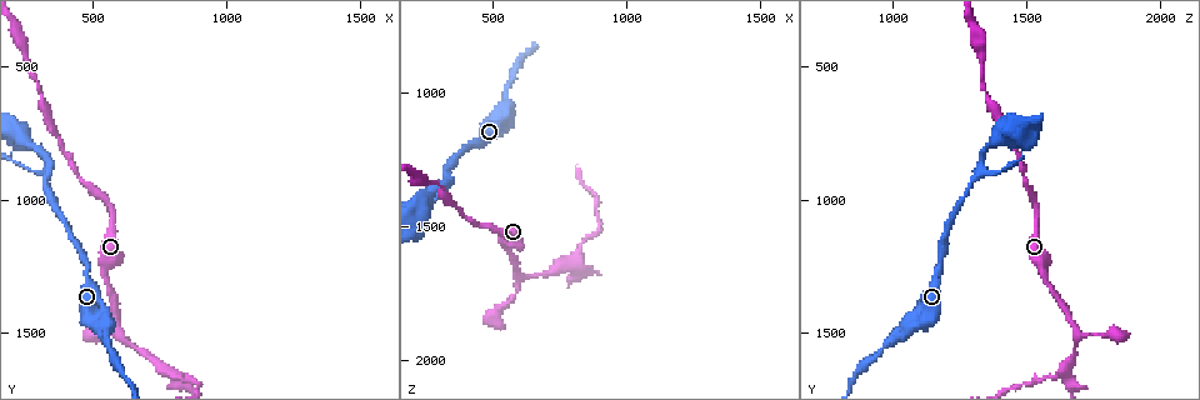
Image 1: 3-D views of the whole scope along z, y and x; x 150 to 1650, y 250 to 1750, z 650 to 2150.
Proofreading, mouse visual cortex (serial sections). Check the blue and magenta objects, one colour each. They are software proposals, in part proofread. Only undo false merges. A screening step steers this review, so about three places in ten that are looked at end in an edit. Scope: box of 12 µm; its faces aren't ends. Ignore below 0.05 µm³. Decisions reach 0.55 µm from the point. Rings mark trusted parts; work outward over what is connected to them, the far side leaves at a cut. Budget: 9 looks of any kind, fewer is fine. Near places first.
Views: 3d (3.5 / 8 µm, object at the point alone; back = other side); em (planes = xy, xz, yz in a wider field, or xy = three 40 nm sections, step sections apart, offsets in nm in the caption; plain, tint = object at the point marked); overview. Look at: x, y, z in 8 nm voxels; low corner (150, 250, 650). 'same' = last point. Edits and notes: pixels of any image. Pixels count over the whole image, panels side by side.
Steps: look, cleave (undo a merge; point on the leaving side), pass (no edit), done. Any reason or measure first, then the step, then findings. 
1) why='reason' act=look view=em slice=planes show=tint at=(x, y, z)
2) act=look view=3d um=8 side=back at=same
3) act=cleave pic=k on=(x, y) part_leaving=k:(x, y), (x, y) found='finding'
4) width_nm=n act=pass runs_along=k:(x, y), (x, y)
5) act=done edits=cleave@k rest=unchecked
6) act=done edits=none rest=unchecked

why='side arm on a straight run' act=look view=3d um=3.5 at=(340, 900, 1320)

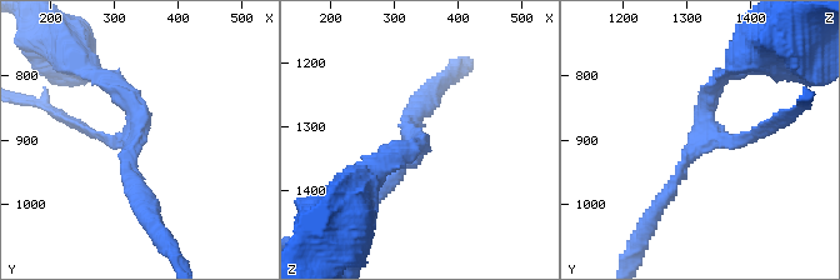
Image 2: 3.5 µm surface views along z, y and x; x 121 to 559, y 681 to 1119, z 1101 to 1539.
arm_widths_nm=150,200,200 act=pass runs_along=2:(653, 213), (708, 129), (720, 75) found='one cell here'

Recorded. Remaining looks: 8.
act=look view=3d um=3.5 at=(600, 1500, 1690)

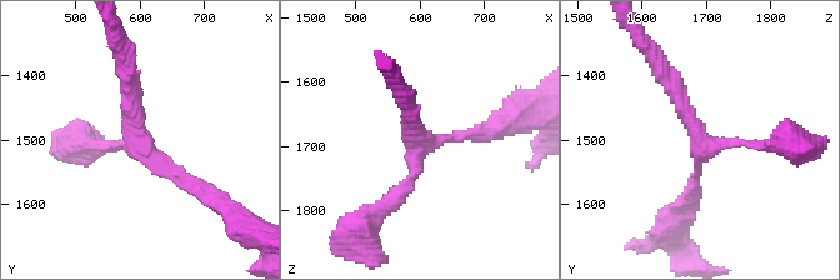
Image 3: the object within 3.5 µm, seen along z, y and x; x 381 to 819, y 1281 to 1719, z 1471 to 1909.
arms=3 arm_widths_nm=150,150,200 why='now the EM' act=look view=em slice=planes show=tint at=(595, 1505, 1690)

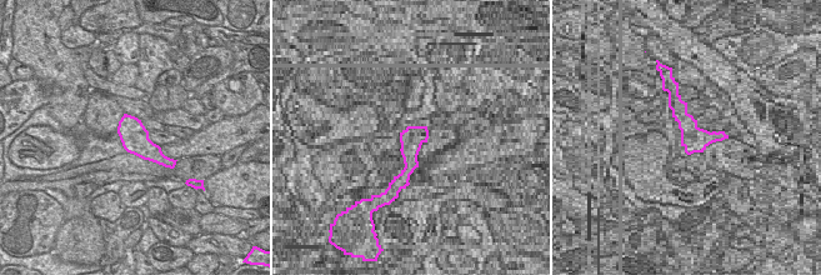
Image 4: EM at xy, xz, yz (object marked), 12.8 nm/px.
act=pass runs_along=3:(126, 68), (134, 140), (203, 194) found='all the same cell'

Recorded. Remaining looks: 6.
why='three arms meet' act=look view=3d um=3.5 side=back at=(790, 1640, 1630)

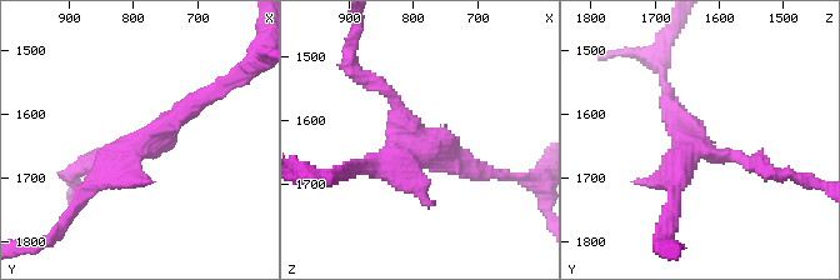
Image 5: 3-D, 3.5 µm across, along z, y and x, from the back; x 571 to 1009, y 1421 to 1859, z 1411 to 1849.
why='need the tissue' act=look view=em slice=xy step=2 show=plain at=(780, 1655, 1640)

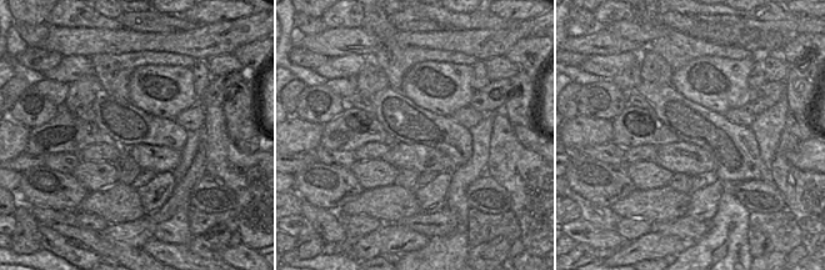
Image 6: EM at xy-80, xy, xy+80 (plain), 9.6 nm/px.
act=look view=em slice=xy step=2 show=tint at=same

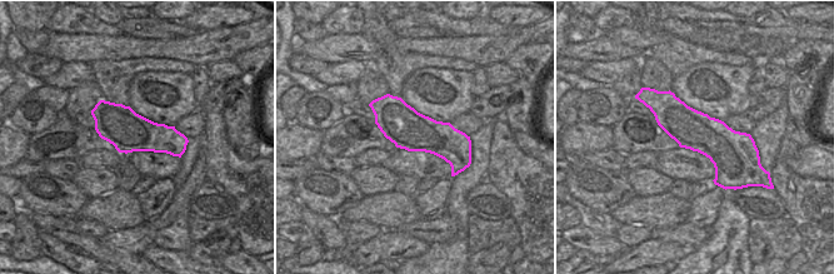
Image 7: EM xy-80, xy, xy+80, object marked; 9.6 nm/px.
act=pass found='all the same cell'

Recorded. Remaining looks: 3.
why='thick turns thin' act=look view=3d um=3.5 at=(550, 1480, 1030)

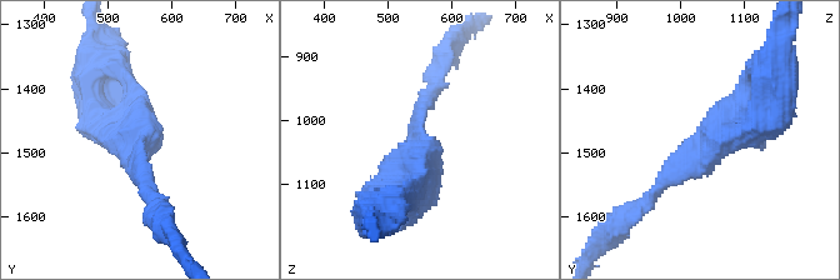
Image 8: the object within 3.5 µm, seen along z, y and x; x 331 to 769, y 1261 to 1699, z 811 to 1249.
arm_widths_nm=200,500 act=look view=em slice=xy step=3 show=tint at=(555, 1485, 1035)

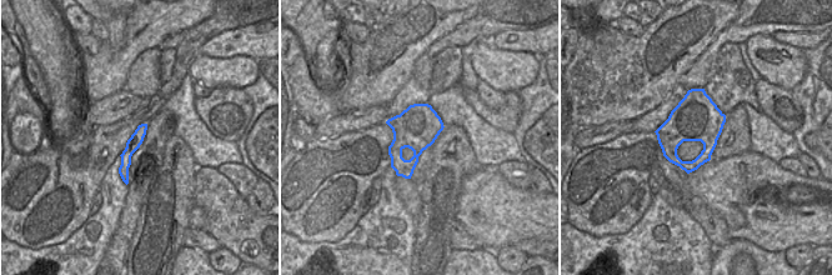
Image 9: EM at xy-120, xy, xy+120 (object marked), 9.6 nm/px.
act=pass found='continuous, no second cell'

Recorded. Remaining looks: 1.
act=done edits=none rest=unchecked

